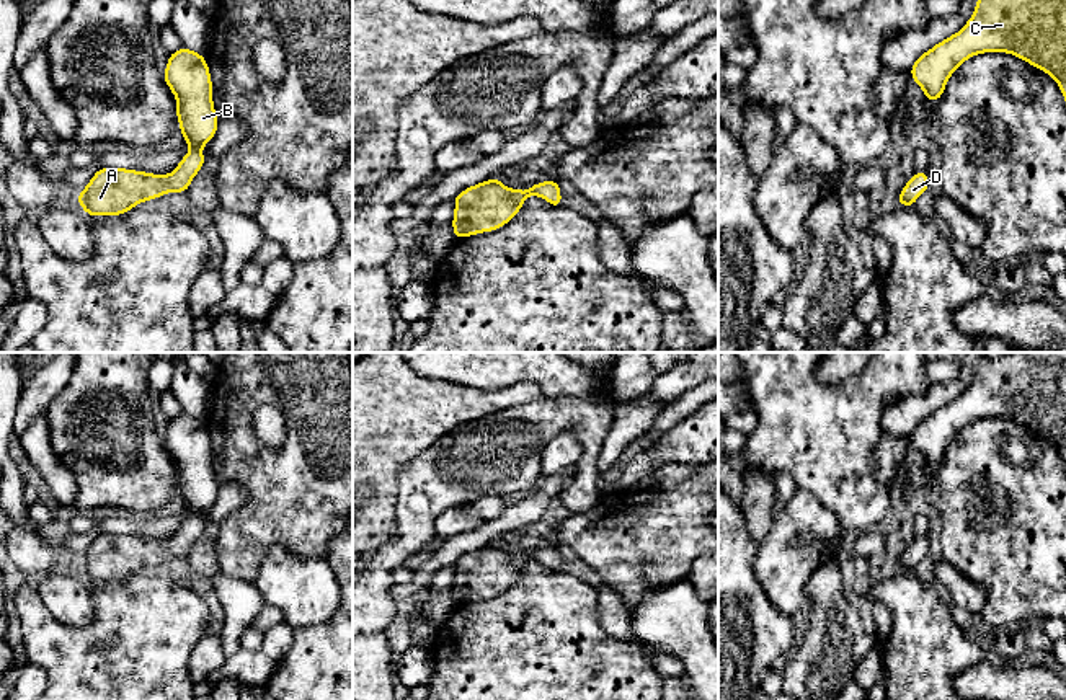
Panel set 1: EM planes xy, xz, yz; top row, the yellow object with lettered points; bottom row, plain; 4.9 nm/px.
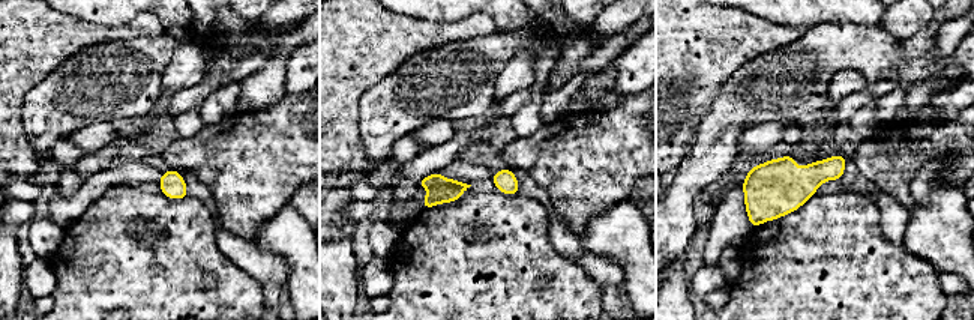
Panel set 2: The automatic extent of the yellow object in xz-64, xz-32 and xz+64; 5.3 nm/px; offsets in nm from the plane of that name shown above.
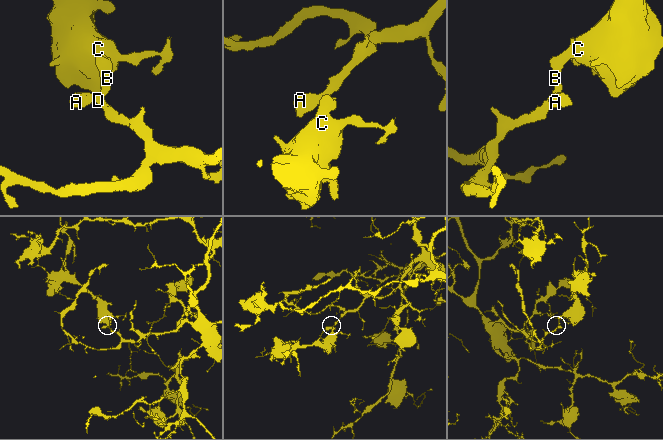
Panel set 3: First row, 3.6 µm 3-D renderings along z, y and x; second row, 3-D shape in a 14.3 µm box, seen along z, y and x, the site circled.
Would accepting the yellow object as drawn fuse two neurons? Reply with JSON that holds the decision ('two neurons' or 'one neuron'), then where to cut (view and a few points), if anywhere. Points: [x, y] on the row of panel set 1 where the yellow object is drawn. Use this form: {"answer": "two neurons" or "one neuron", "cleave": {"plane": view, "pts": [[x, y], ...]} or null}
{"answer": "one neuron", "cleave": null}

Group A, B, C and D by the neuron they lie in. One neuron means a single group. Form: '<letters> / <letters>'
A B C D

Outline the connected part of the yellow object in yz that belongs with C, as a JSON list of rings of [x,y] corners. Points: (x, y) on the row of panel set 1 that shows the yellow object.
[[[976,0],[975,11],[955,34],[921,54],[909,73],[926,101],[939,101],[952,73],[970,57],[984,52],[1012,54],[1042,69],[1058,85],[1066,101],[1066,0]]]

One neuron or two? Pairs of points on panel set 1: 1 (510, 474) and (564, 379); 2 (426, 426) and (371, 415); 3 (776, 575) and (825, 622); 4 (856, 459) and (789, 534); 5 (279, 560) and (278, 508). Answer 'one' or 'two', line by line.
1: two
2: one
3: two
4: two
5: two

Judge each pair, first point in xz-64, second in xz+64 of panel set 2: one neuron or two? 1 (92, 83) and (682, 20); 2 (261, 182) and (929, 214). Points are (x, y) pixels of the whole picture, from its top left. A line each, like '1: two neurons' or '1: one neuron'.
1: two neurons
2: two neurons

